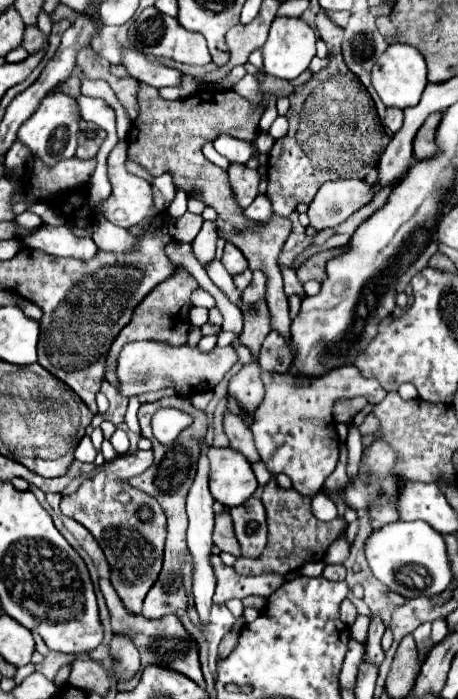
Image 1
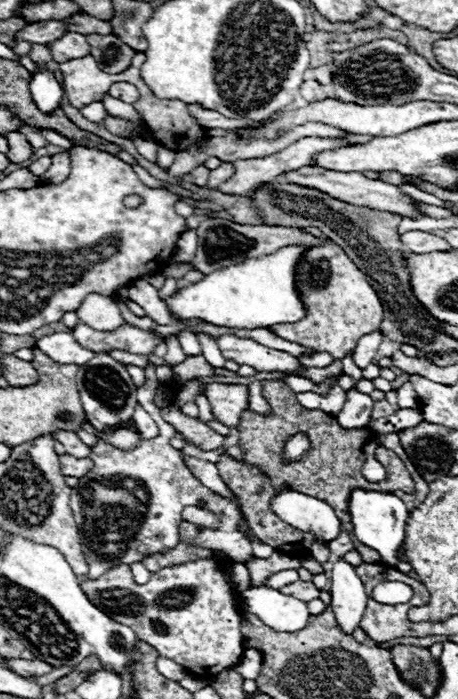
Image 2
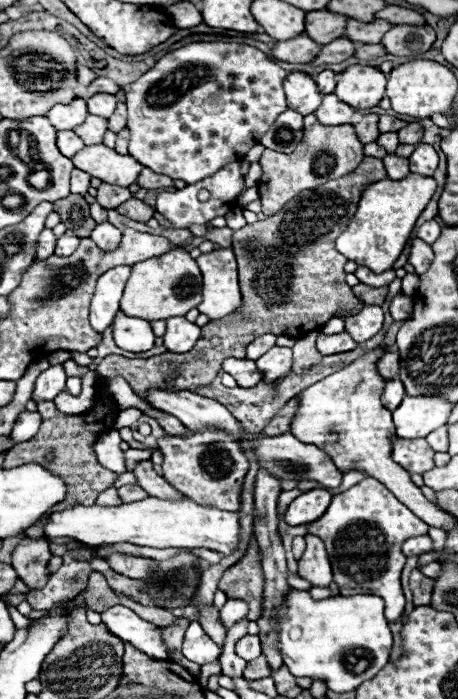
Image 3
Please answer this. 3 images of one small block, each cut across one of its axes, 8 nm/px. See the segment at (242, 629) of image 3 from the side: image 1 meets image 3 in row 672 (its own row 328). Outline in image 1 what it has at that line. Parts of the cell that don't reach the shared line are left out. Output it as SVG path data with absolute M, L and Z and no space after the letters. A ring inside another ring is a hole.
M216 286L210 288L210 294L216 298L216 304L218 304L218 310L222 312L224 316L224 326L222 330L232 330L232 332L240 332L242 330L242 312L236 310L236 306L232 306L220 292Z

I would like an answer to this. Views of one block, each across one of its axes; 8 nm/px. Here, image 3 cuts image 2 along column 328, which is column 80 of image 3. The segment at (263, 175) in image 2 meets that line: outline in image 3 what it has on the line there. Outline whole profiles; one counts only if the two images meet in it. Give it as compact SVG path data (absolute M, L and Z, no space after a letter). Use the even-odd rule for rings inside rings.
M60 130L60 132L56 134L56 144L58 144L60 152L62 152L64 156L68 156L68 158L72 158L78 150L84 148L84 142L82 142L72 130Z

